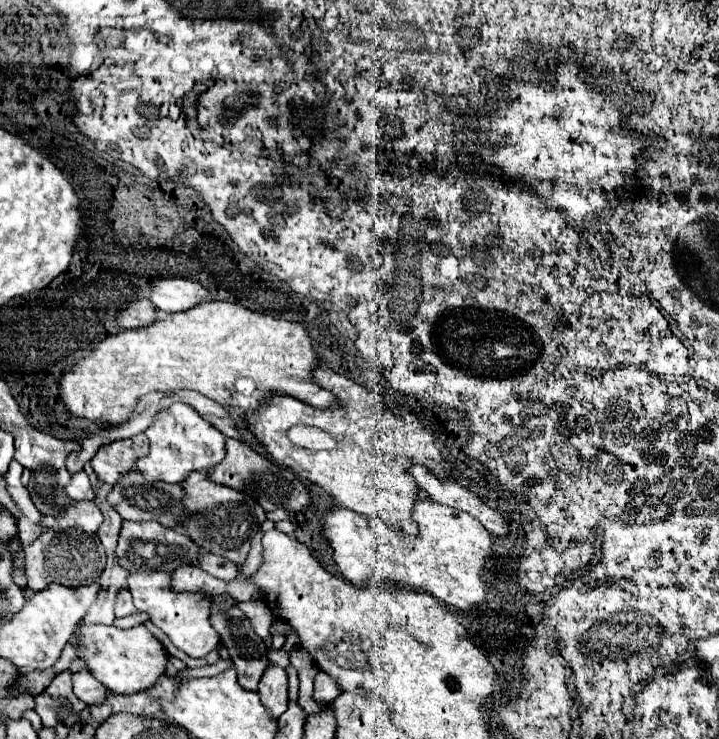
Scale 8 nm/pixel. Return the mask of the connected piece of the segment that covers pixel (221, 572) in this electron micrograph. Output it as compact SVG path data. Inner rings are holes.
M205 553L199 559L199 567L205 569L207 573L211 573L213 577L221 579L221 581L233 581L235 579L235 565L229 559Z

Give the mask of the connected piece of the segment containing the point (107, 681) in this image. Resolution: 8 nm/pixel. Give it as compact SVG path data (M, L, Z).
M89 625L79 627L79 657L87 663L87 669L101 681L109 691L119 695L133 695L147 691L157 683L161 675L165 675L169 667L169 655L165 647L143 627L137 625L133 629L117 629L105 625Z

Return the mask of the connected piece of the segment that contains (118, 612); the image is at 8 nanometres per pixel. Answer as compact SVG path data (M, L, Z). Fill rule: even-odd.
M125 589L117 595L117 605L115 605L115 617L125 617L125 615L133 615L137 609L131 601L131 593Z

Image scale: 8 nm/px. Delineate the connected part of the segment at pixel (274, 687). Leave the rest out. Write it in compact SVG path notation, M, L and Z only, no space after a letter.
M269 663L267 671L261 677L259 683L259 697L261 703L265 705L265 709L269 711L269 715L273 715L273 719L279 719L281 713L285 713L287 709L287 673L285 669L281 669L275 663Z

